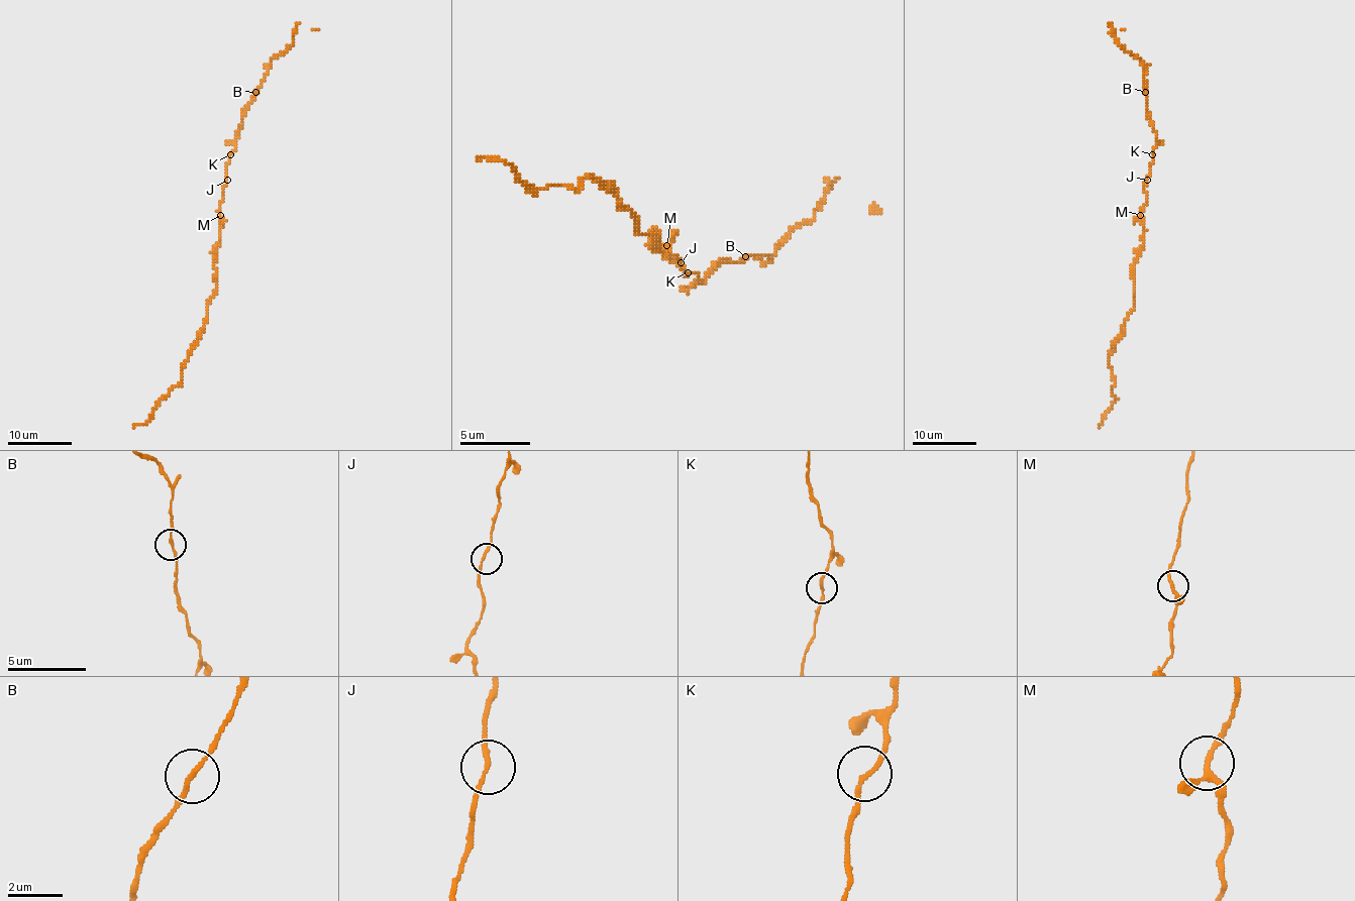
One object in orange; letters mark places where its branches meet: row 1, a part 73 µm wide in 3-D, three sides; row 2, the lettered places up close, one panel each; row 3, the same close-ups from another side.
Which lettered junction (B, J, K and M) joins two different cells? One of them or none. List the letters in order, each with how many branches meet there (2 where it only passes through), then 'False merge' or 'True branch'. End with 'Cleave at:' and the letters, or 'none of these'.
B: Branches: 2. True branch
J: Branches: 2. True branch
K: Branches: 2. True branch
M: Branches: 3. True branch
Cleave at: none of these

